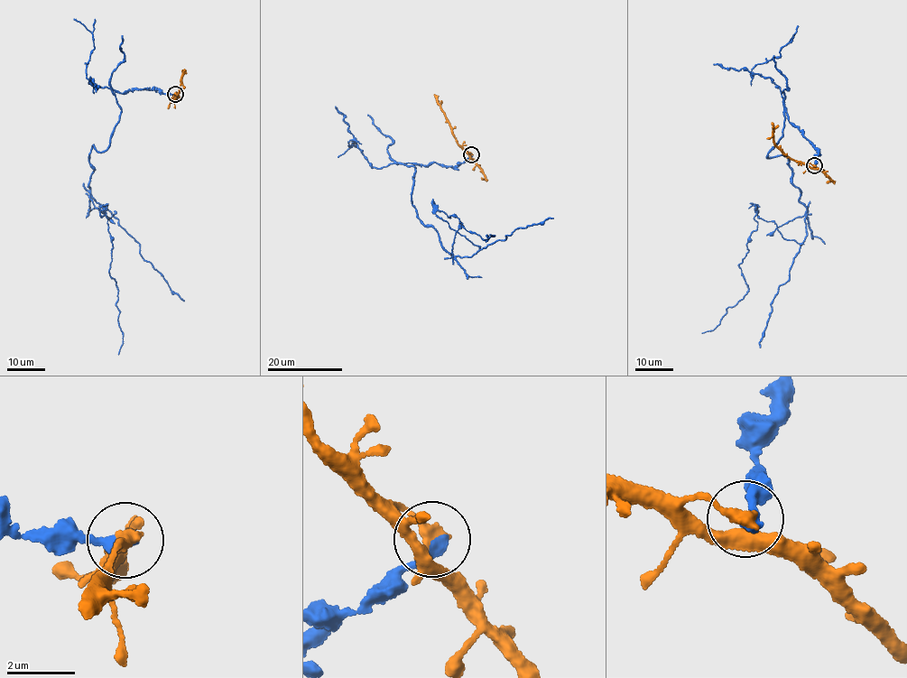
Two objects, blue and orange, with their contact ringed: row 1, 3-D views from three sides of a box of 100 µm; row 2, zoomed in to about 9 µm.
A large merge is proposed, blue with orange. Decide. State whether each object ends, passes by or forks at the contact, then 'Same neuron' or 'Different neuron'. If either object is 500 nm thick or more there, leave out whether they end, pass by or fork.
At the ring blue ends. At the ring orange ends. Different neuron

